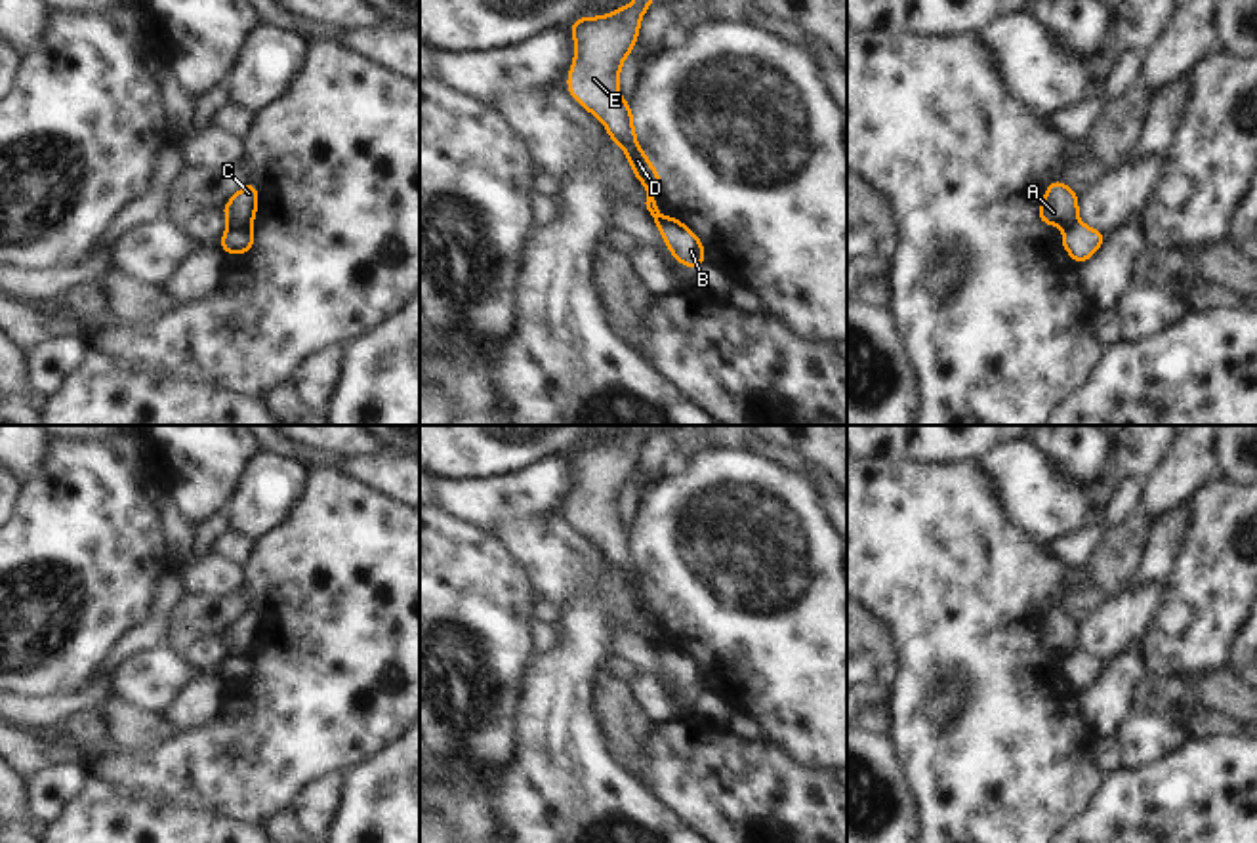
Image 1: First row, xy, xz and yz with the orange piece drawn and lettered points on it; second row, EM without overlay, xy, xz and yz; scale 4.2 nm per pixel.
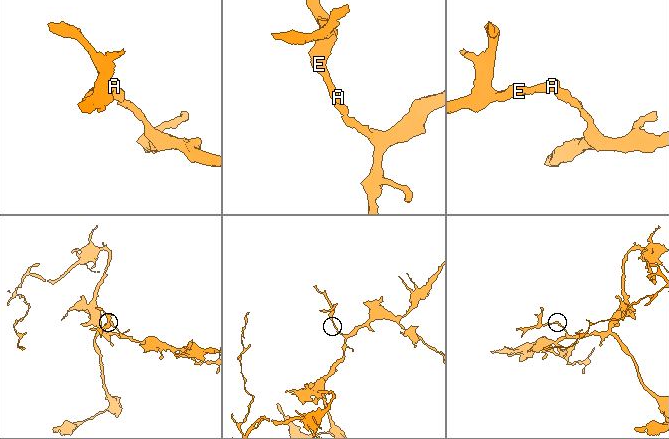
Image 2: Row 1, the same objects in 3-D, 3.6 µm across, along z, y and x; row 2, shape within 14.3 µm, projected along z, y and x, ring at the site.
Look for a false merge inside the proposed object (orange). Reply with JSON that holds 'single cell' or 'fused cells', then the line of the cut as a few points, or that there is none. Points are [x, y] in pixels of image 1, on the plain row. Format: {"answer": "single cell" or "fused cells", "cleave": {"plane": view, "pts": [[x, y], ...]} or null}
{"answer": "fused cells", "cleave": {"plane": "xy", "pts": [[248, 653], [229, 657]]}}

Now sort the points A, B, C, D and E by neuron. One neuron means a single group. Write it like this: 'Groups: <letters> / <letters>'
Groups: A C D E / B

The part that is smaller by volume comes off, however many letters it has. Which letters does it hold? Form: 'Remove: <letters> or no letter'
Remove: A, C, D, E

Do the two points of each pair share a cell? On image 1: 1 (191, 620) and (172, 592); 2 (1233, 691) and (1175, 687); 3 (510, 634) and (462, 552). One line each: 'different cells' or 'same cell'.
1: different cells
2: same cell
3: same cell

